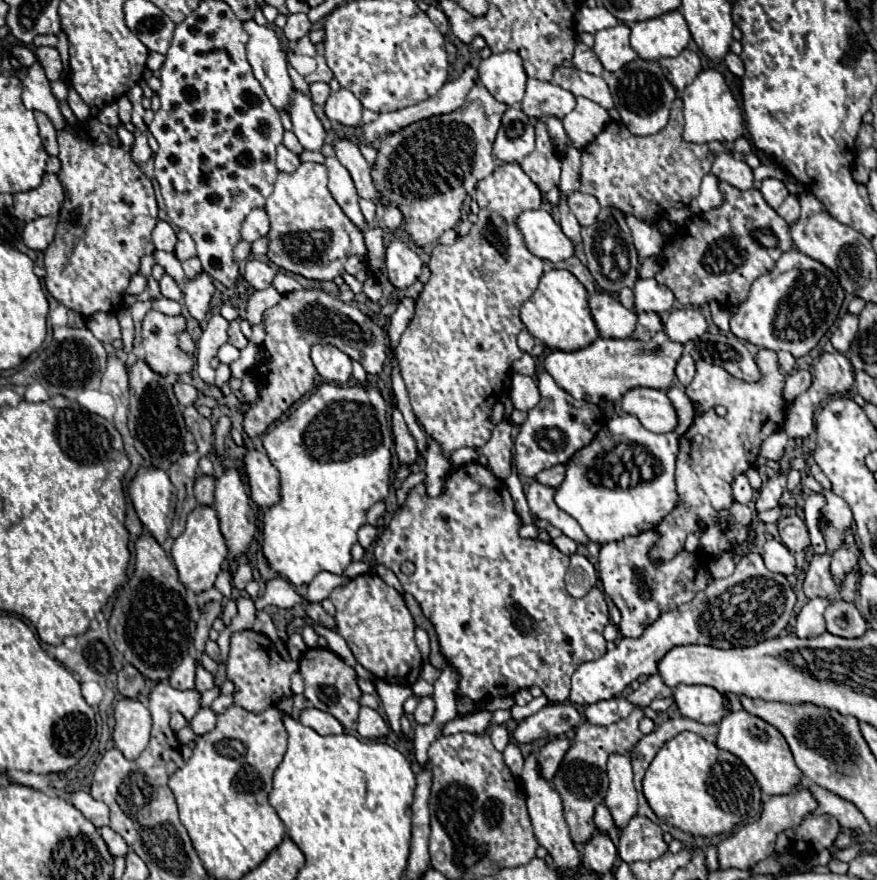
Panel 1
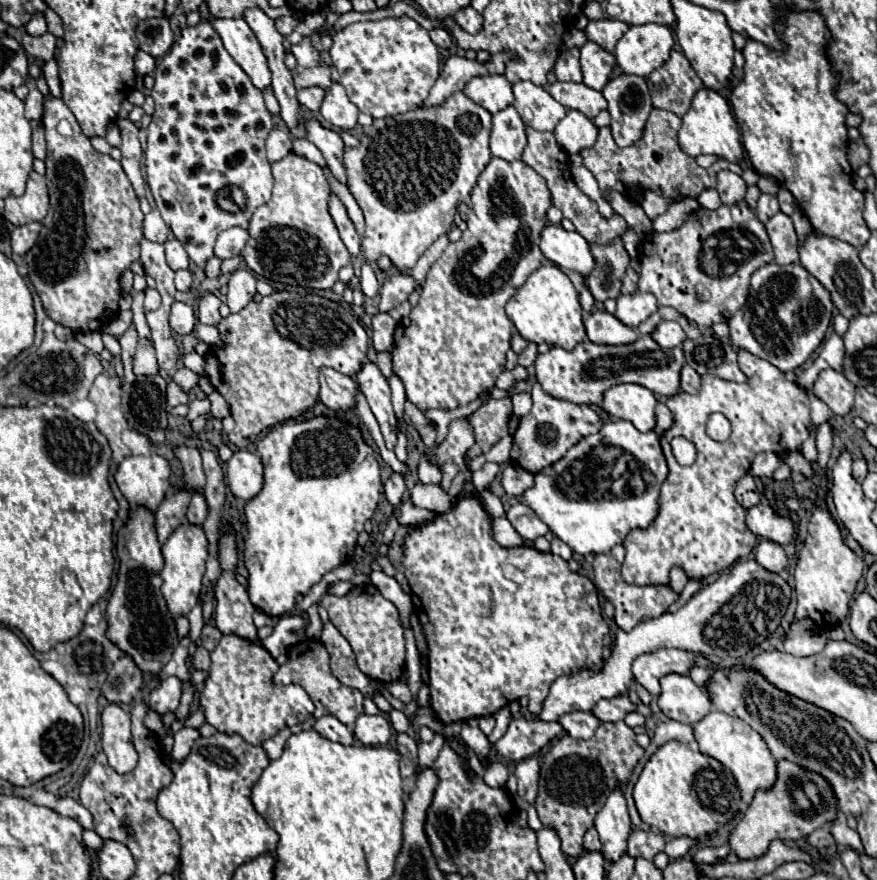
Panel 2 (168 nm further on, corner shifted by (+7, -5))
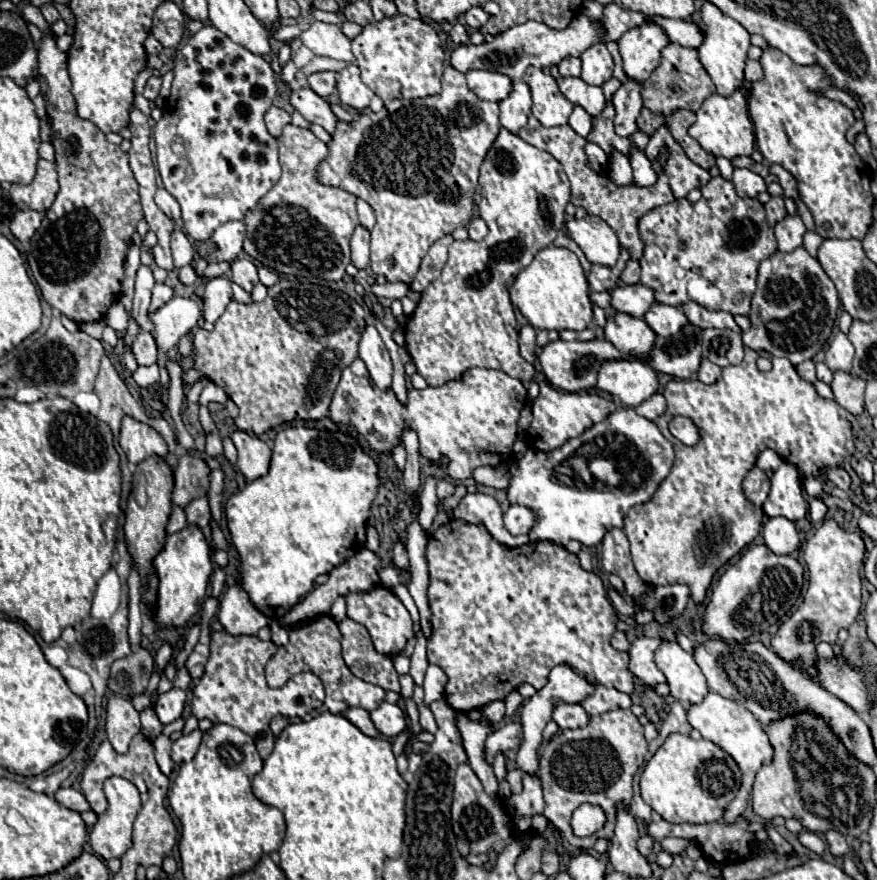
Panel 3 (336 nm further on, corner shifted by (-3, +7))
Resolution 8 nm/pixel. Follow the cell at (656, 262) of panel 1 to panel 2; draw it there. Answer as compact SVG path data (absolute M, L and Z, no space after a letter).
M628 268L626 270L626 276L624 276L624 280L622 280L622 294L632 294L632 292L636 292L636 284L638 284L638 272L636 272L636 268Z

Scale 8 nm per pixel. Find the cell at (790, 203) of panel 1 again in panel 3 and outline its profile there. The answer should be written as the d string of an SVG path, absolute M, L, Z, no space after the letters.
M788 214L774 228L776 228L776 240L778 240L780 252L792 252L798 246L802 246L802 236L806 232L806 226L804 226L800 216Z

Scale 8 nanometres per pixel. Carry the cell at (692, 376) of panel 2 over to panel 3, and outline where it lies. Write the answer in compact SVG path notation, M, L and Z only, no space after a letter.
M702 358L700 370L698 370L698 380L704 382L704 384L714 384L718 376L720 376L720 366L716 366L716 364L712 364L710 360Z

